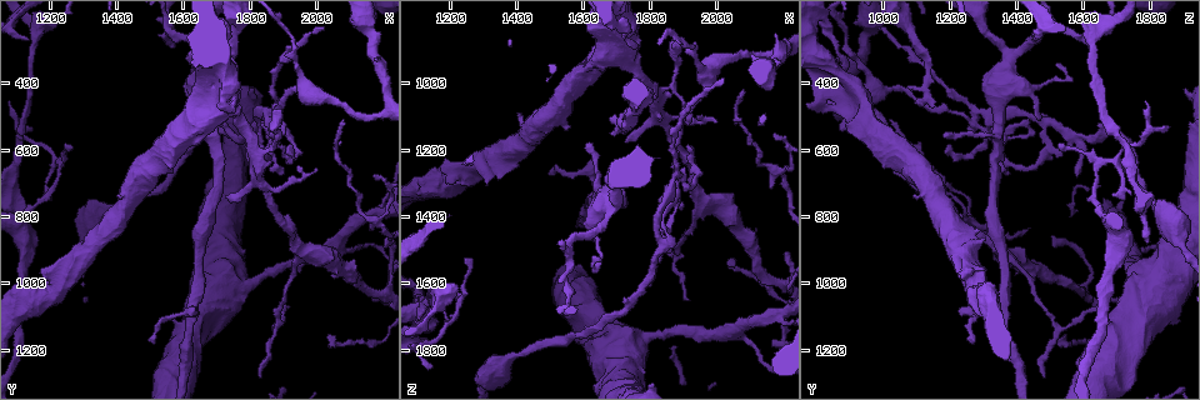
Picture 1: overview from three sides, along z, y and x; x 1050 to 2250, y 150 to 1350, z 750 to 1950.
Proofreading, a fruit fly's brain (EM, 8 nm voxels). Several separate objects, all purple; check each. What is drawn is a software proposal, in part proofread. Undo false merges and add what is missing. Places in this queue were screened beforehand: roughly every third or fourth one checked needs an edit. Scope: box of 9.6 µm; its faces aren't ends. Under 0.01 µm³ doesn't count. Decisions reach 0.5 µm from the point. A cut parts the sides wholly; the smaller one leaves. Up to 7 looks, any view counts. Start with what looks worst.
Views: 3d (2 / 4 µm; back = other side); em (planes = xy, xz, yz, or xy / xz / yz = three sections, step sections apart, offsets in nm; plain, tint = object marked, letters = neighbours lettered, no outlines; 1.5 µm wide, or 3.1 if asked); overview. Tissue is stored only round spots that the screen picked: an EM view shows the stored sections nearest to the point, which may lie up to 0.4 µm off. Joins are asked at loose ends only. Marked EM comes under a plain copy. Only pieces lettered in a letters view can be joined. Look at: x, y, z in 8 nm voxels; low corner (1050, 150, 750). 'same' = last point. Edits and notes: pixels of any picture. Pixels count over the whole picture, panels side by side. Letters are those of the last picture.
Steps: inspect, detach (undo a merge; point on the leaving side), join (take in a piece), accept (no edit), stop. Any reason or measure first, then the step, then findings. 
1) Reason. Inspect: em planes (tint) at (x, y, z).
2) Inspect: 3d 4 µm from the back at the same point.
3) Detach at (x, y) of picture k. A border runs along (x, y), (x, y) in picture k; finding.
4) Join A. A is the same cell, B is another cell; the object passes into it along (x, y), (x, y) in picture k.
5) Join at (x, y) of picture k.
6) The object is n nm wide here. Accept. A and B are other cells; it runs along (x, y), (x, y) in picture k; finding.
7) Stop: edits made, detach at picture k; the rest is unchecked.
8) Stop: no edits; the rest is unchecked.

End of a long branch. Inspect: em yz step 4 (letters) at (2020, 240, 990).

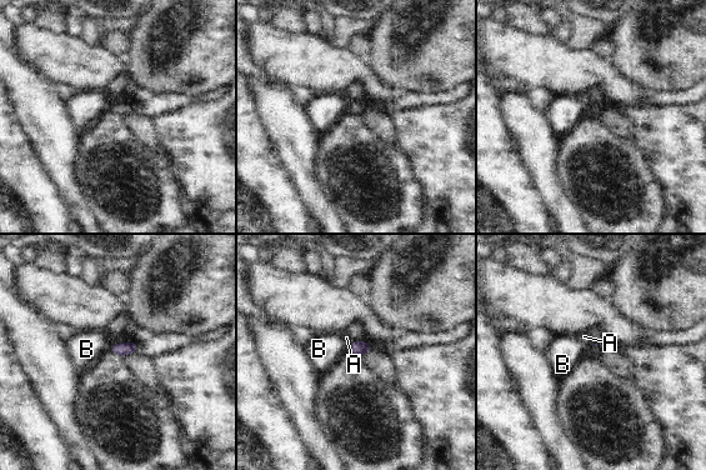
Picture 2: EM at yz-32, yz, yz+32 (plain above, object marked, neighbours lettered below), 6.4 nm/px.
The longest contact is with A, 50 nm. Join A. A is the same cell, B is another cell; the cell continues.

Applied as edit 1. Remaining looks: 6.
Inspect: overview.

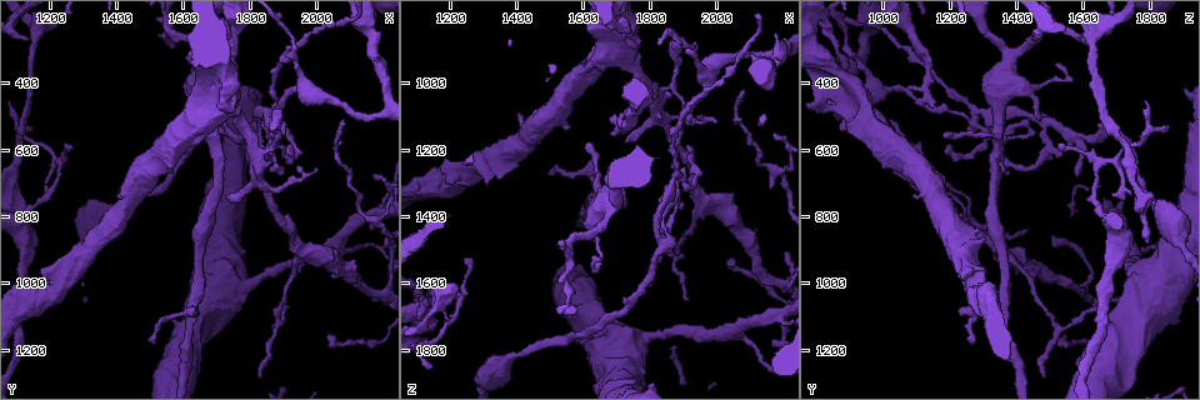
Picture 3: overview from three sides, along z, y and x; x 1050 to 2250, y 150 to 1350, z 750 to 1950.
Calibre changes. Inspect: em planes (tint) at (1680, 350, 840).

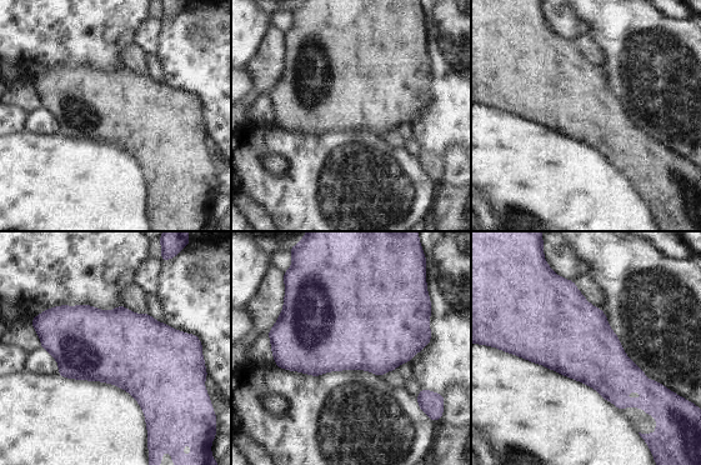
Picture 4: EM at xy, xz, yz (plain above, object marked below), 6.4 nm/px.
Inspect: em planes (letters) at the same point.

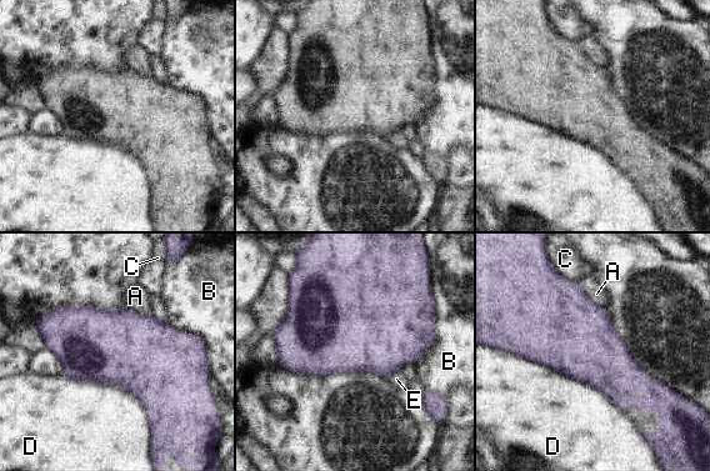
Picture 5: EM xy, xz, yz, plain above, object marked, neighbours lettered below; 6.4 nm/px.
The object is 360 nm wide here. Accept. A, B, C, D and E are other cells; a border runs along (61, 375), (126, 389), (151, 431) in picture 5; one cell here.

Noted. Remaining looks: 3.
Tapers out. Inspect: em yz step 8 (tint) at (1870, 480, 880).

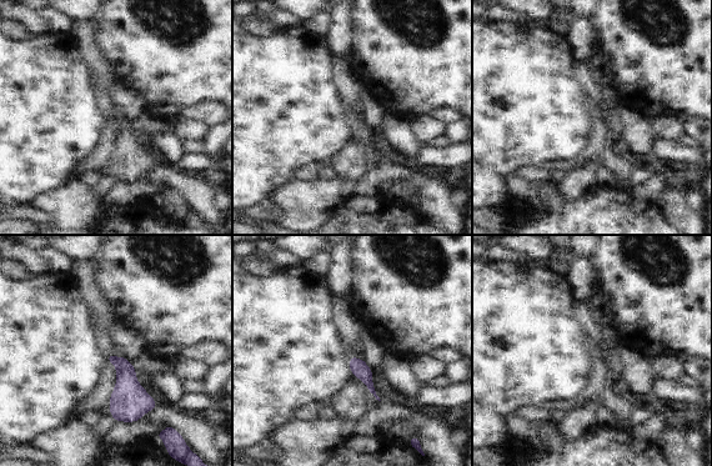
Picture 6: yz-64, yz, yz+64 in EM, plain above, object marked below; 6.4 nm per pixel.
Inspect: em planes (letters) at the same point.

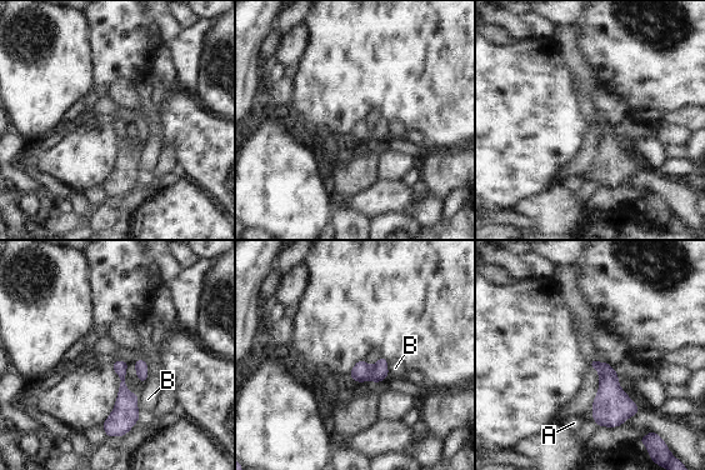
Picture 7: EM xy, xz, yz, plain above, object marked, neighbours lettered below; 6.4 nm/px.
Accept. A and B are other cells; a border runs along (139, 395), (139, 419), (123, 435) in picture 7; no lettered piece goes on from it.

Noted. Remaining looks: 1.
Stop: edits made, join at picture 2; the rest is unchecked.

